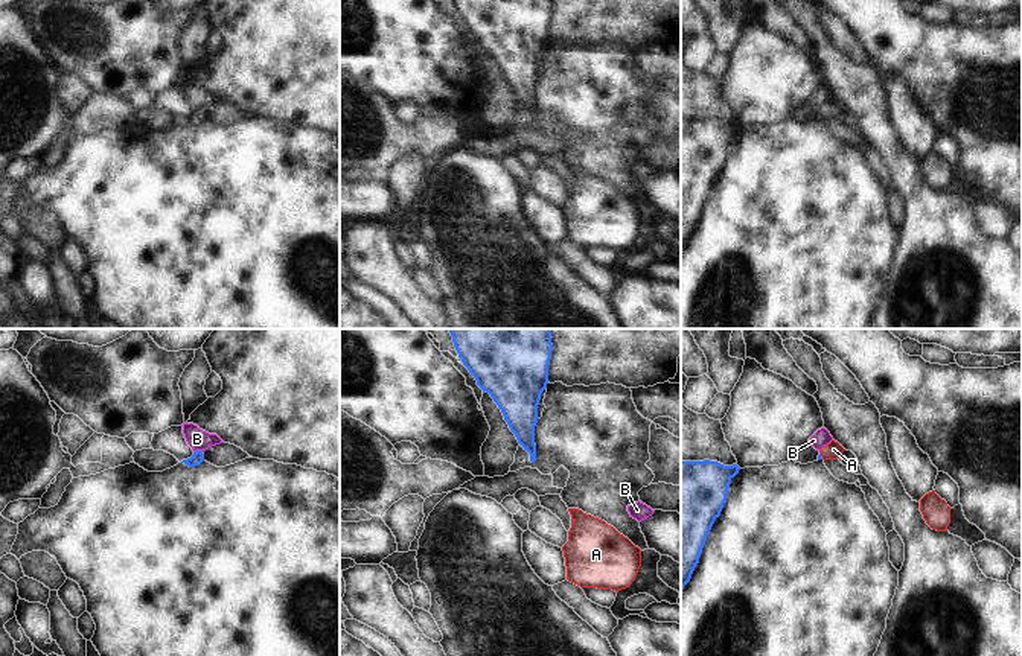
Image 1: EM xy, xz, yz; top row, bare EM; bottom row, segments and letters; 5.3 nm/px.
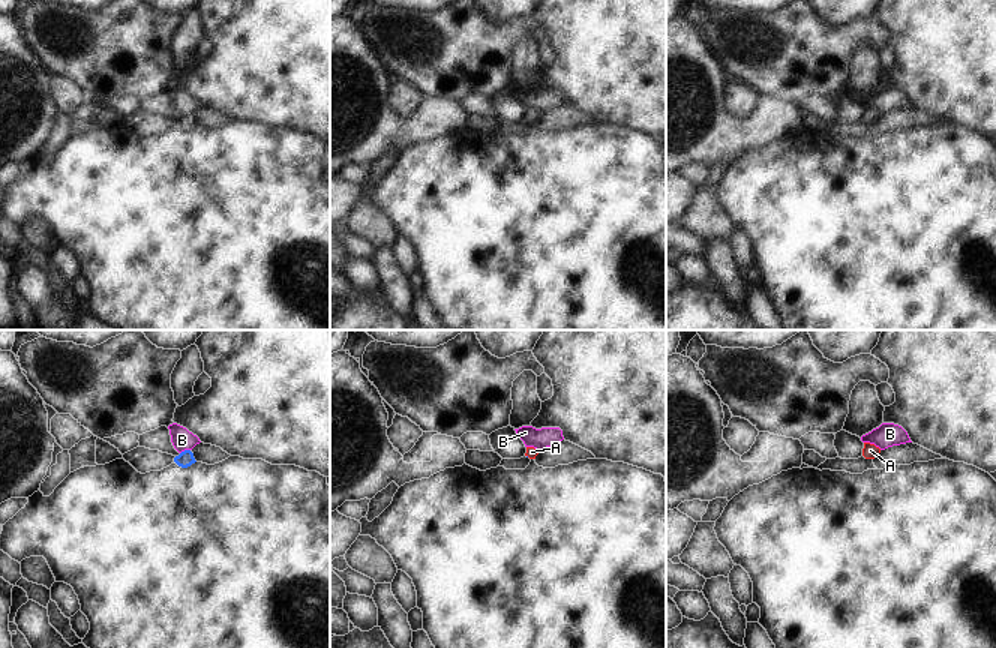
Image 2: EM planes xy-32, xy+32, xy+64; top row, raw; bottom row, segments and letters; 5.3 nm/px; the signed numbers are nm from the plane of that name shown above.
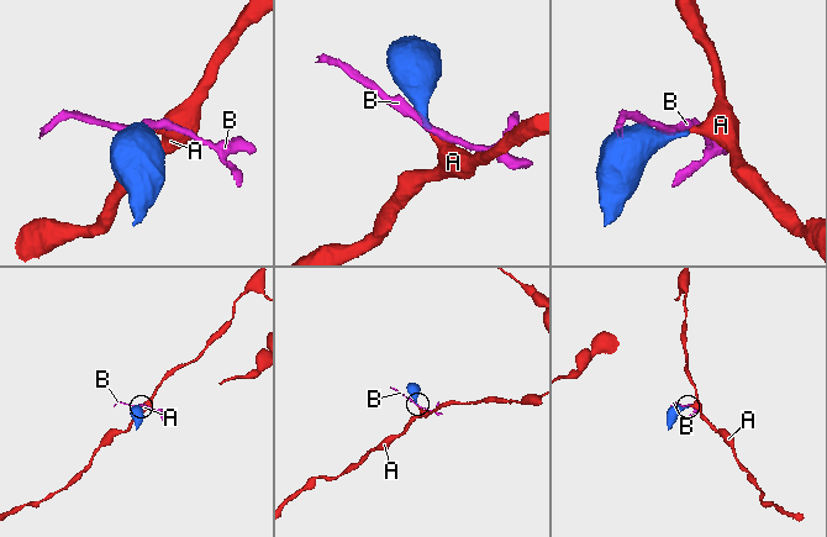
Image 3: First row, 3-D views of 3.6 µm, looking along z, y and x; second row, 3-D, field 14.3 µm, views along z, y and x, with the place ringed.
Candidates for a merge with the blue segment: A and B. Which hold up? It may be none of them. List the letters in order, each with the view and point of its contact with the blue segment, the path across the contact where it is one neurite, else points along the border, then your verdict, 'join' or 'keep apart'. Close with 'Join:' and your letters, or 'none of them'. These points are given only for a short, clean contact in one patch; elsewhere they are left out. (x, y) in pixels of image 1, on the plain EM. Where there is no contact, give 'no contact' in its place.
A: yz (820, 114) | across yz (820, 116), (820, 114), (833, 108) | join
B: xy (197, 110) | along xy (201, 108), (194, 111) | keep apart
Join: A

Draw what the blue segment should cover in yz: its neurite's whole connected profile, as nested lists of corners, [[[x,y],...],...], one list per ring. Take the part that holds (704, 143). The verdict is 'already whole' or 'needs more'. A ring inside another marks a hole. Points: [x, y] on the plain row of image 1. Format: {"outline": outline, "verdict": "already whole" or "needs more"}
{"outline": [[[710,119],[681,120],[681,253],[739,129],[737,123],[723,125]]], "verdict": "already whole"}

